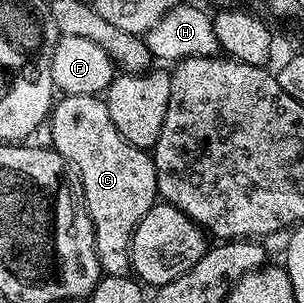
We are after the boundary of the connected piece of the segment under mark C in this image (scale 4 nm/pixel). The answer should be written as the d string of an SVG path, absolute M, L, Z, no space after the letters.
M67 94L58 97L48 119L47 130L48 126L49 134L53 137L52 149L58 150L70 167L75 168L79 179L85 210L93 225L93 243L102 275L126 277L131 270L131 240L135 228L159 198L152 153L135 148L135 144L119 136L119 128L115 128L111 121L111 112L107 112L104 97L95 94Z

